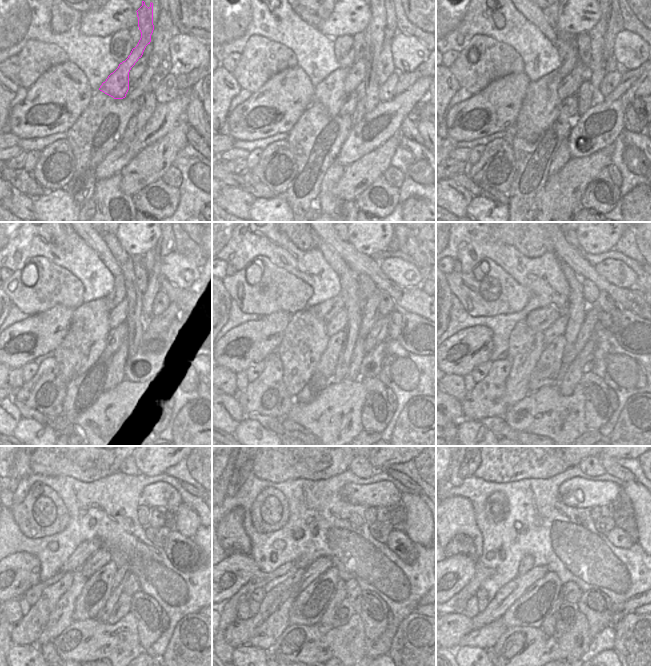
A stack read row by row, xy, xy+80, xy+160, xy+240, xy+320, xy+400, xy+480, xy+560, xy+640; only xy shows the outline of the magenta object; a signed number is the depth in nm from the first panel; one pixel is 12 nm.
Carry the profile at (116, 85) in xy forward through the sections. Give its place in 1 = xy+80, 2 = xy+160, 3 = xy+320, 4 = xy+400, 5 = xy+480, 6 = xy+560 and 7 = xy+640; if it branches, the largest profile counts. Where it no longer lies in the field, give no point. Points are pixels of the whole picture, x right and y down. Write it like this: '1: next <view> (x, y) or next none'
1: next xy+80 (331, 93)
2: next xy+160 (541, 107)
3: next xy+320 (304, 341)
4: next xy+400 (525, 346)
5: next xy+480 (60, 618)
6: next xy+560 (265, 636)
7: next xy+640 (488, 636)

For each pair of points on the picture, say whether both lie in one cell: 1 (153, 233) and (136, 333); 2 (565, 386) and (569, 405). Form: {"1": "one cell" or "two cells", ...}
{"1": "two cells", "2": "two cells"}

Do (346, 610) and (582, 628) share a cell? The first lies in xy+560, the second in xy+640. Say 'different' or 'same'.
different

